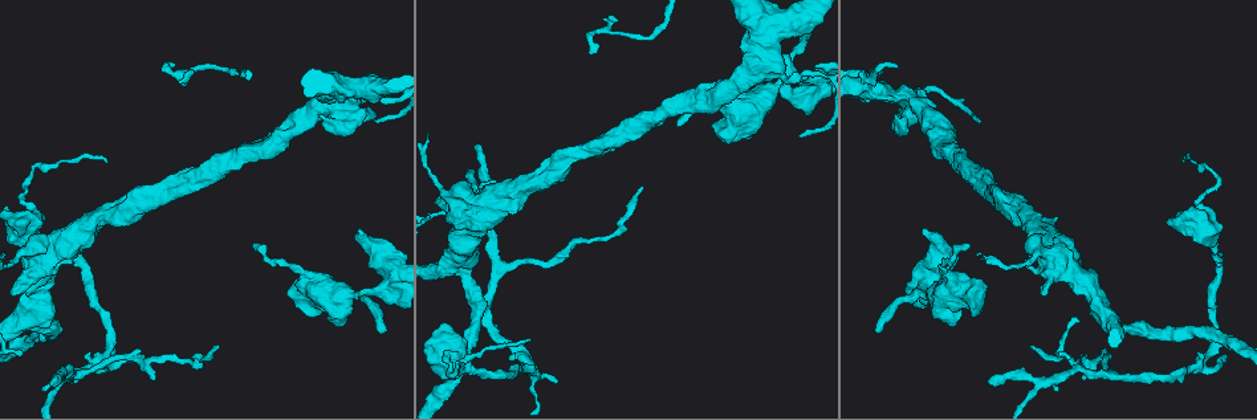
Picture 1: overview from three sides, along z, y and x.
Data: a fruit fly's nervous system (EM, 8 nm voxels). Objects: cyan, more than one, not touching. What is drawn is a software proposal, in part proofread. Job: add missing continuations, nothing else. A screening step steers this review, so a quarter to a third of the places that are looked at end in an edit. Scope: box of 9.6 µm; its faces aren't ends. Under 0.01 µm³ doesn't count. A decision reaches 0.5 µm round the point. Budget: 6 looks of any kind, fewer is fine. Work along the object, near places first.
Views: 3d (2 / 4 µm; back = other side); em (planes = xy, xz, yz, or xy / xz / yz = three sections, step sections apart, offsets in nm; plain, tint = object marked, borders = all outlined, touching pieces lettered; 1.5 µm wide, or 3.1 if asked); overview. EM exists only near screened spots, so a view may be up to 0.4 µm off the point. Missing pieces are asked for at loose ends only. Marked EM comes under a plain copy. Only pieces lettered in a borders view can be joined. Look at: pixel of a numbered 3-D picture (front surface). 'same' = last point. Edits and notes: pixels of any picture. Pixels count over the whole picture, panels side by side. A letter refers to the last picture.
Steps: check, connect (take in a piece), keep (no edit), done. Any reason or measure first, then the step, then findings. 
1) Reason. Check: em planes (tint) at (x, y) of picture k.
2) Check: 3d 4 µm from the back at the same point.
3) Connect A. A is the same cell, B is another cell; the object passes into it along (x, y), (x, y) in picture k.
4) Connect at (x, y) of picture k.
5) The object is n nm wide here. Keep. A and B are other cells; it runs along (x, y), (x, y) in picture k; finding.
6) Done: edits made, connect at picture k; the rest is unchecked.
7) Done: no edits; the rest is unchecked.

Branch stops here. Check: em planes (borders) at (879, 330) of picture 1.

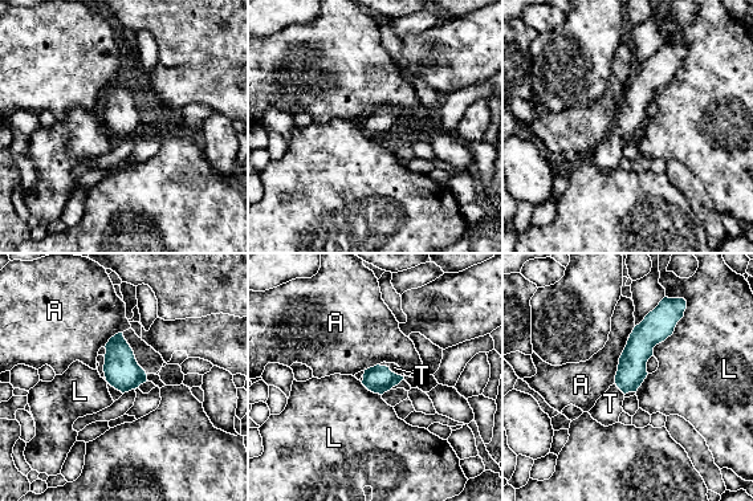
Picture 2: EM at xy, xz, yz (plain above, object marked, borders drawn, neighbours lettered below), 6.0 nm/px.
Connect at (394, 367) of picture 2. T is the same cell, A and L are other cells; the object passes into it along (378, 379), (390, 370), (394, 367) in picture 2; it goes on there.

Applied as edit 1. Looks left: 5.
Check: overview.

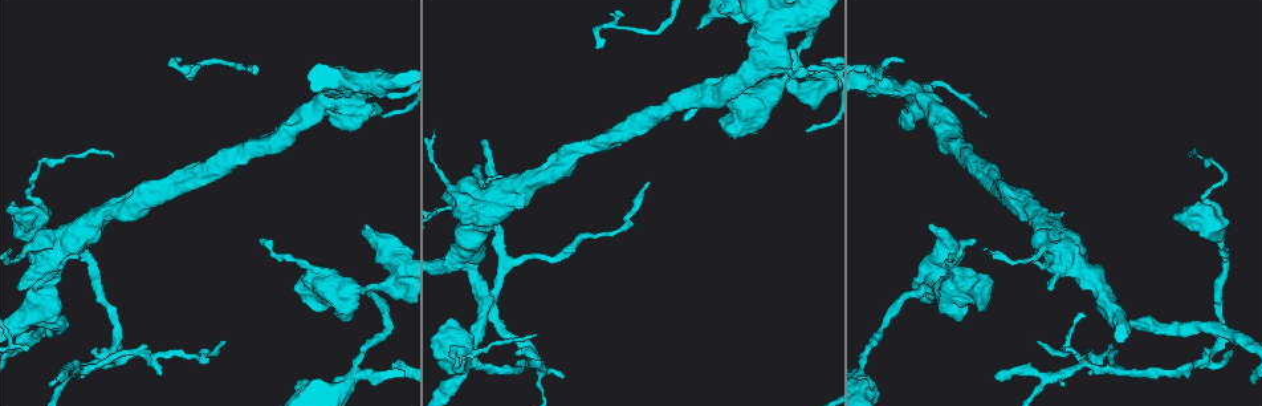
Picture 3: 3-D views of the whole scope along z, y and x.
An open end. Check: 3d 2 µm from the back at (931, 224) of picture 3.

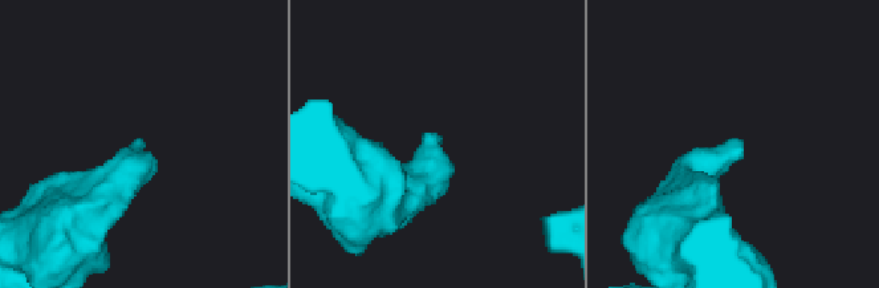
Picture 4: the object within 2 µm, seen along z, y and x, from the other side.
Check: em xz step 4 (tint) at (140, 144) of picture 4.

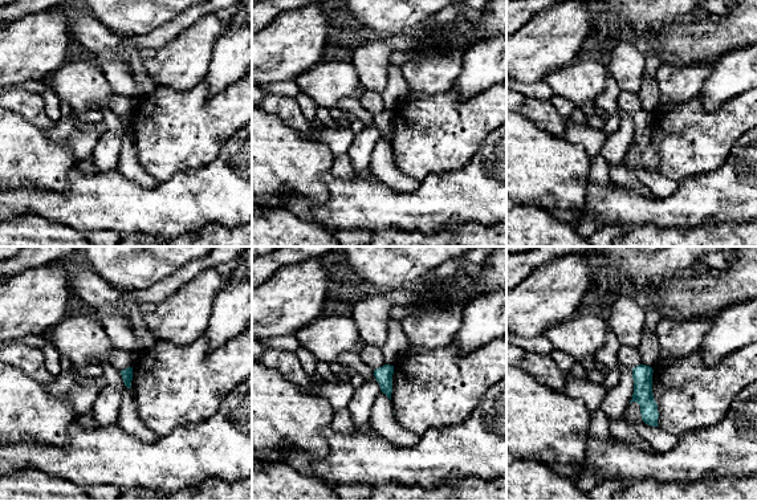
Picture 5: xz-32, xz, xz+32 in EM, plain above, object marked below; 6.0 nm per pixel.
What lies round it. Check: em xz step 4 (borders) at the same point.

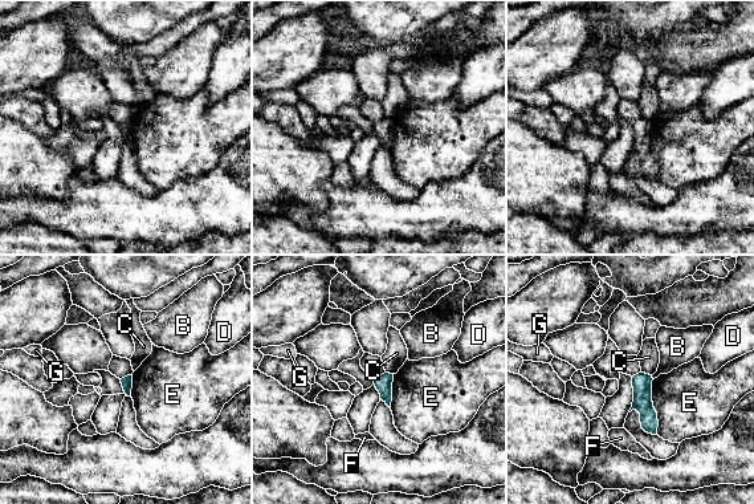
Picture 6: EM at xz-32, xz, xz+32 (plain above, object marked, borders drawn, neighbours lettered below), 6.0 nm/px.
The longest contact is with E, 340 nm. Keep. B, C, D, E, F and G are other cells; it runs along (642, 376), (642, 402), (653, 430) in picture 6; none of them fits.

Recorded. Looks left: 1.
An open end. Check: em xy step 8 (borders) at (48, 384) of picture 3.

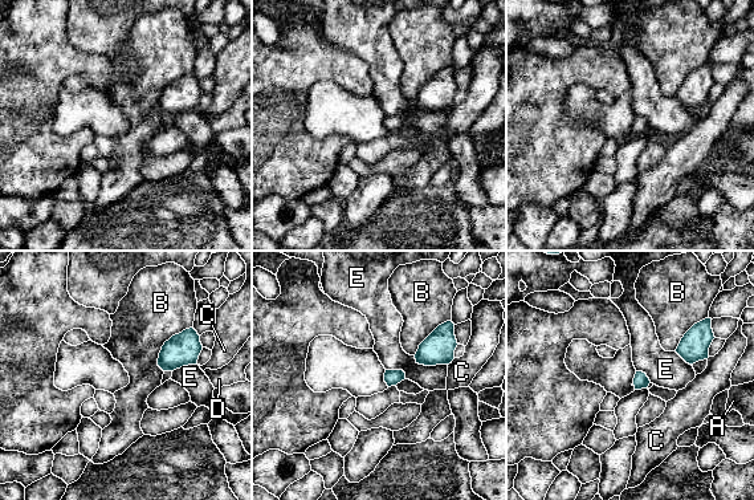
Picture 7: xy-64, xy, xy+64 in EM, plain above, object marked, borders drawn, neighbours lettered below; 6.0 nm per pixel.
Keep. A, B, C, D and E are other cells; a border runs along (414, 356), (419, 364), (447, 365) in picture 7; none of them fits.

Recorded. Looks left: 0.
Done: edits made, connect at picture 2; the rest is unchecked.

